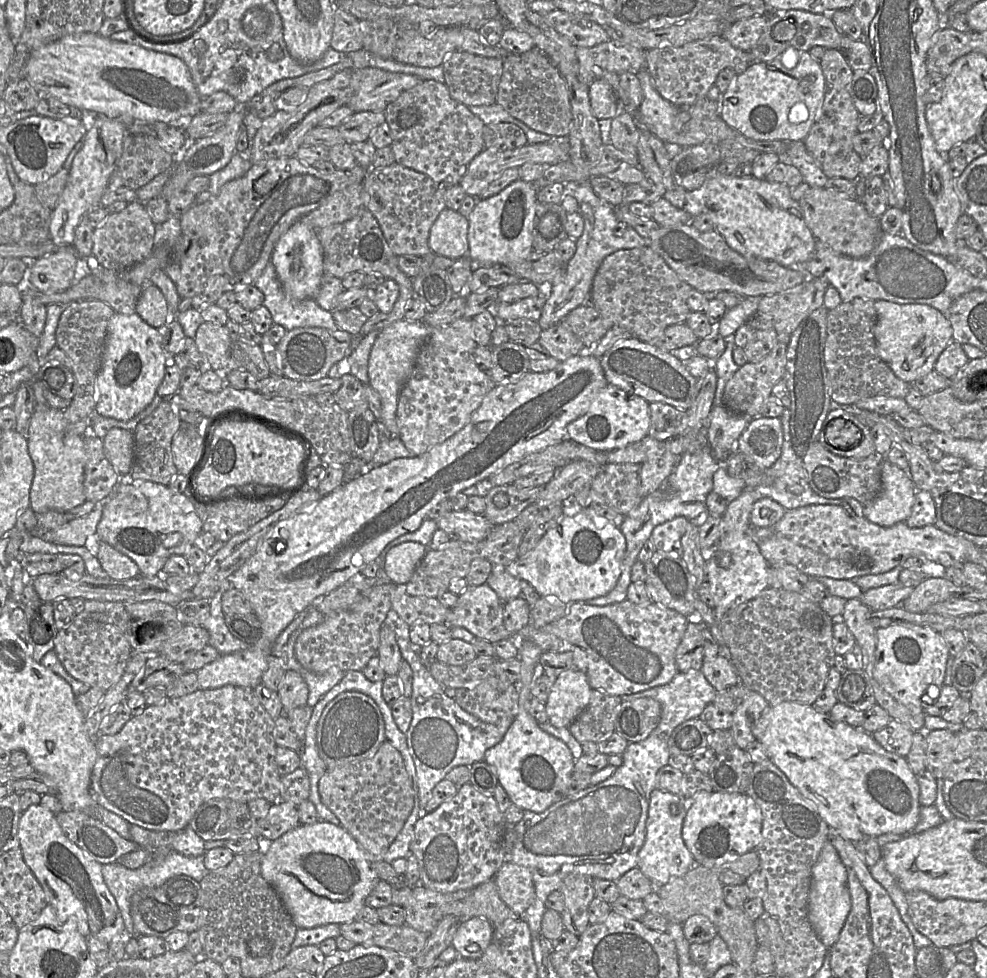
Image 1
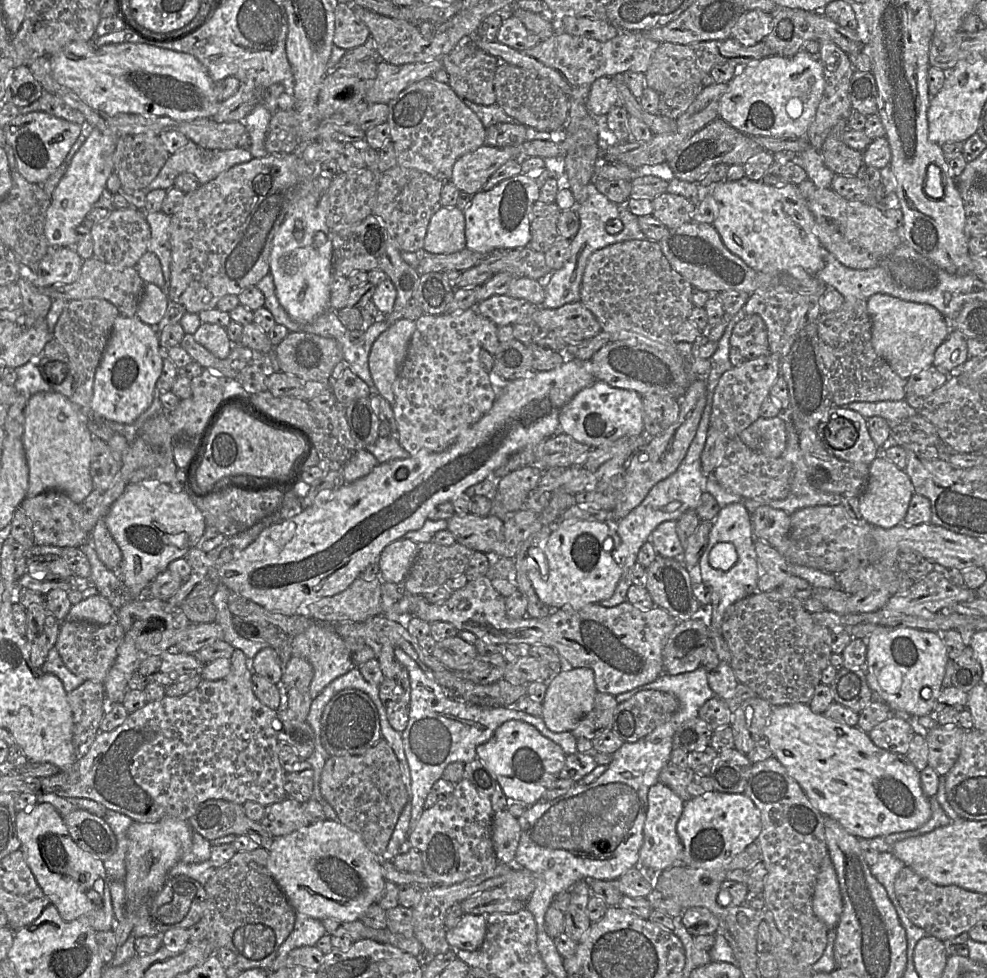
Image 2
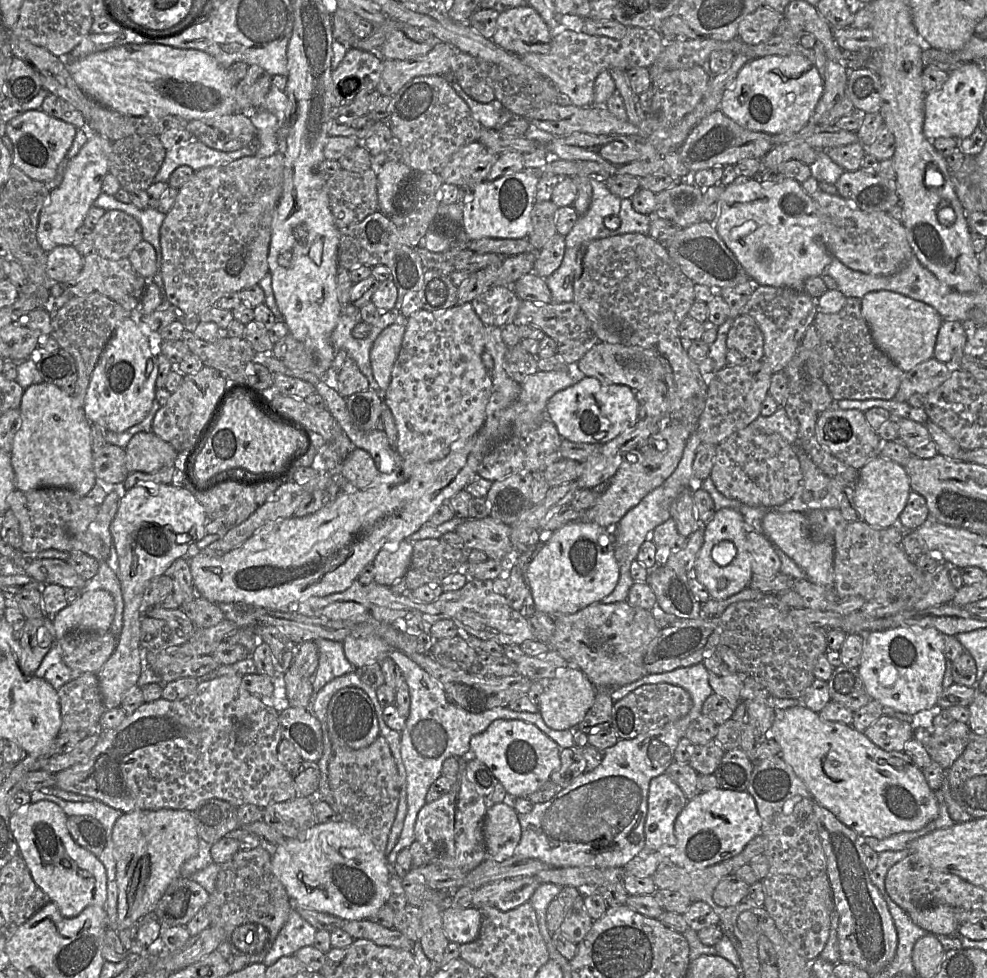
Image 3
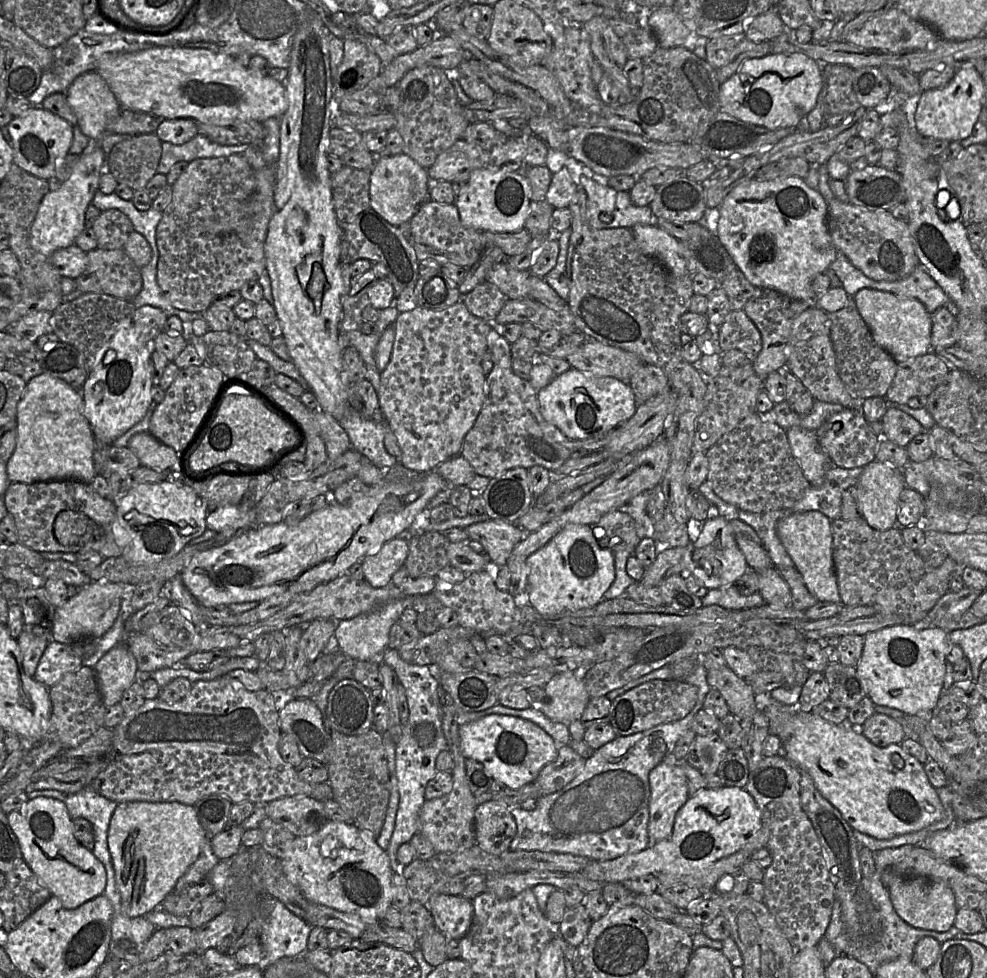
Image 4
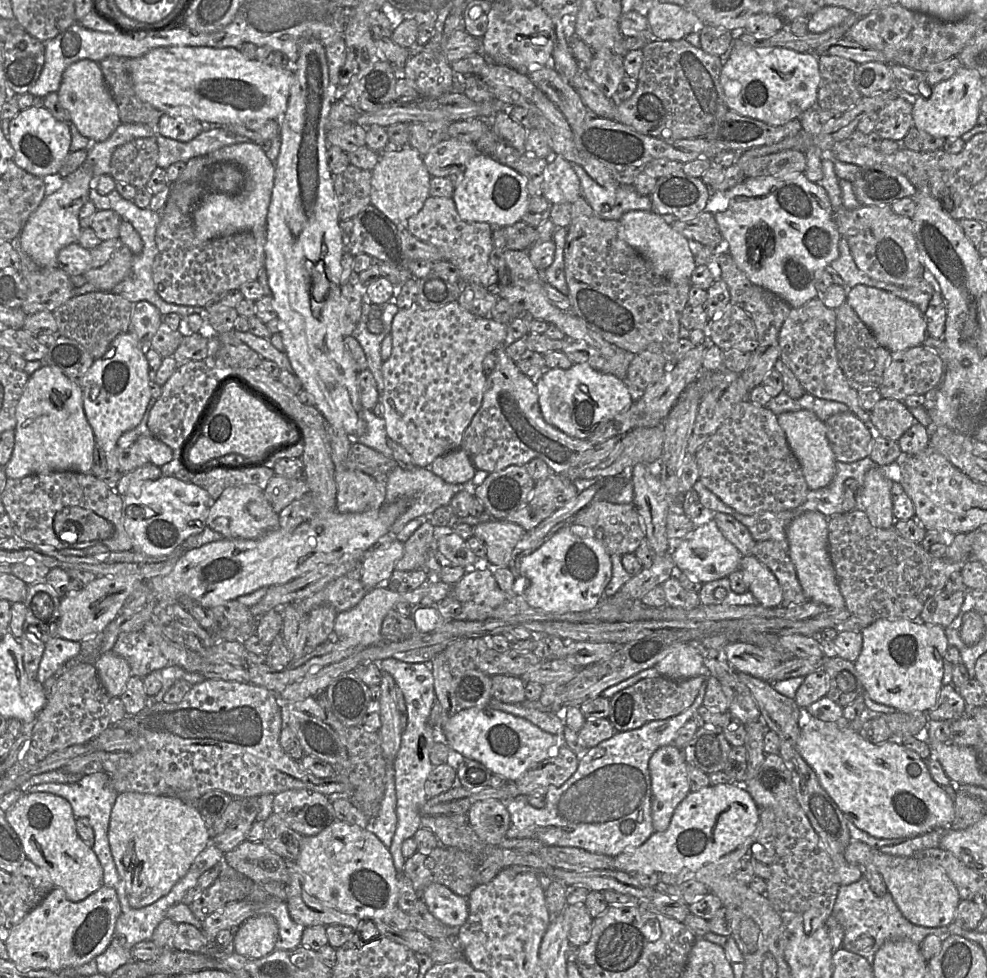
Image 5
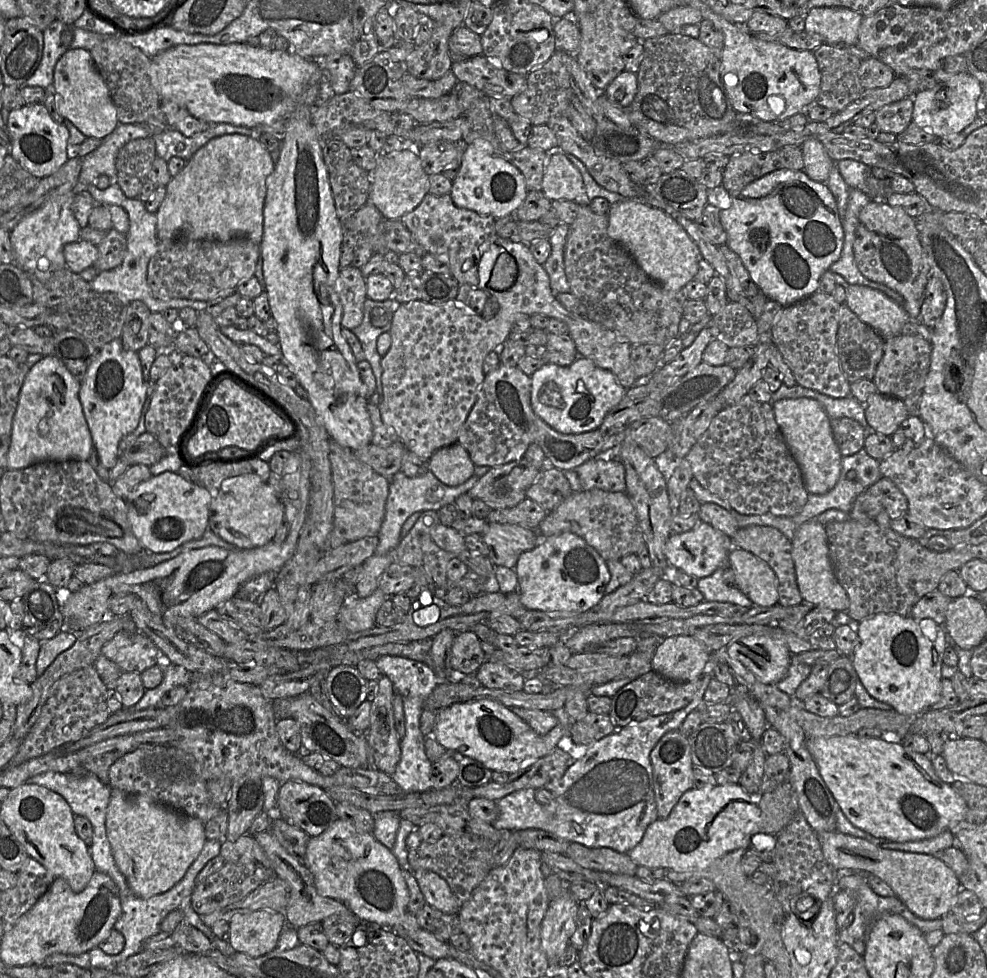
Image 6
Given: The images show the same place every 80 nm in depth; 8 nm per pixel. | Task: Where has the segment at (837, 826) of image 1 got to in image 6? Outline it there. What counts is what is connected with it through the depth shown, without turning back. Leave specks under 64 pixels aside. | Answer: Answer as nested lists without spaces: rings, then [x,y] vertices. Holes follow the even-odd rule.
[[[849,734],[808,737],[806,745],[821,777],[844,815],[855,827],[874,837],[892,842],[931,838],[961,821],[967,813],[966,802],[953,785],[943,782],[936,775],[931,759],[925,754],[906,750],[899,742]]]

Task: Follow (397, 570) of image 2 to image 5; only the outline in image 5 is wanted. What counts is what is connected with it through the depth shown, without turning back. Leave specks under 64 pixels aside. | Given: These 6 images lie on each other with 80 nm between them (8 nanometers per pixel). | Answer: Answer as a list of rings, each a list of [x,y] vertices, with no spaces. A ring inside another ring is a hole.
[[[397,538],[387,539],[367,551],[362,559],[361,583],[368,590],[384,585],[404,553],[404,543]]]

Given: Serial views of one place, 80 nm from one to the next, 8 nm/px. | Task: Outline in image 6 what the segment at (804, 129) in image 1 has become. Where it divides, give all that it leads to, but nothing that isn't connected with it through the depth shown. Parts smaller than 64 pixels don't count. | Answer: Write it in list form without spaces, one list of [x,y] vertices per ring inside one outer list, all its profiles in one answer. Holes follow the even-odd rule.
[[[711,9],[699,10],[703,19],[710,20],[724,35],[720,76],[736,112],[751,114],[764,121],[778,121],[801,113],[805,105],[816,102],[821,73],[813,51],[758,39]]]

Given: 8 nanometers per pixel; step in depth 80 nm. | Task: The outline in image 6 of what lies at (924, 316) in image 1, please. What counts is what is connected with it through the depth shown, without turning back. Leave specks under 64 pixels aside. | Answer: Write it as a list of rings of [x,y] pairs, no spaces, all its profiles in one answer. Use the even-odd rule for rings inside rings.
[[[849,285],[845,303],[883,339],[901,334],[903,326],[910,320],[907,312],[894,300],[868,286]]]

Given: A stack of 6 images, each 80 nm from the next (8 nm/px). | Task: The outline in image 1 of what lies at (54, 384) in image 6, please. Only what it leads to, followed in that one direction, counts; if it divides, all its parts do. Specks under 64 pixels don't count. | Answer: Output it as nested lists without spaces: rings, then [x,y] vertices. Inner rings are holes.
[[[36,404],[27,431],[28,452],[34,465],[30,489],[30,508],[41,514],[48,511],[67,512],[85,501],[84,436],[67,432],[64,412],[47,404]]]

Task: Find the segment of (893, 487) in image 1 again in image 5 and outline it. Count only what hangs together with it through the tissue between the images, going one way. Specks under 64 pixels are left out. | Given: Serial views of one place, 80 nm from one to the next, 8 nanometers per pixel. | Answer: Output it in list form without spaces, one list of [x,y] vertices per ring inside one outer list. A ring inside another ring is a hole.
[[[896,463],[890,466],[875,466],[865,474],[862,509],[871,524],[877,528],[888,529],[895,523],[891,494],[893,481],[898,481]]]

